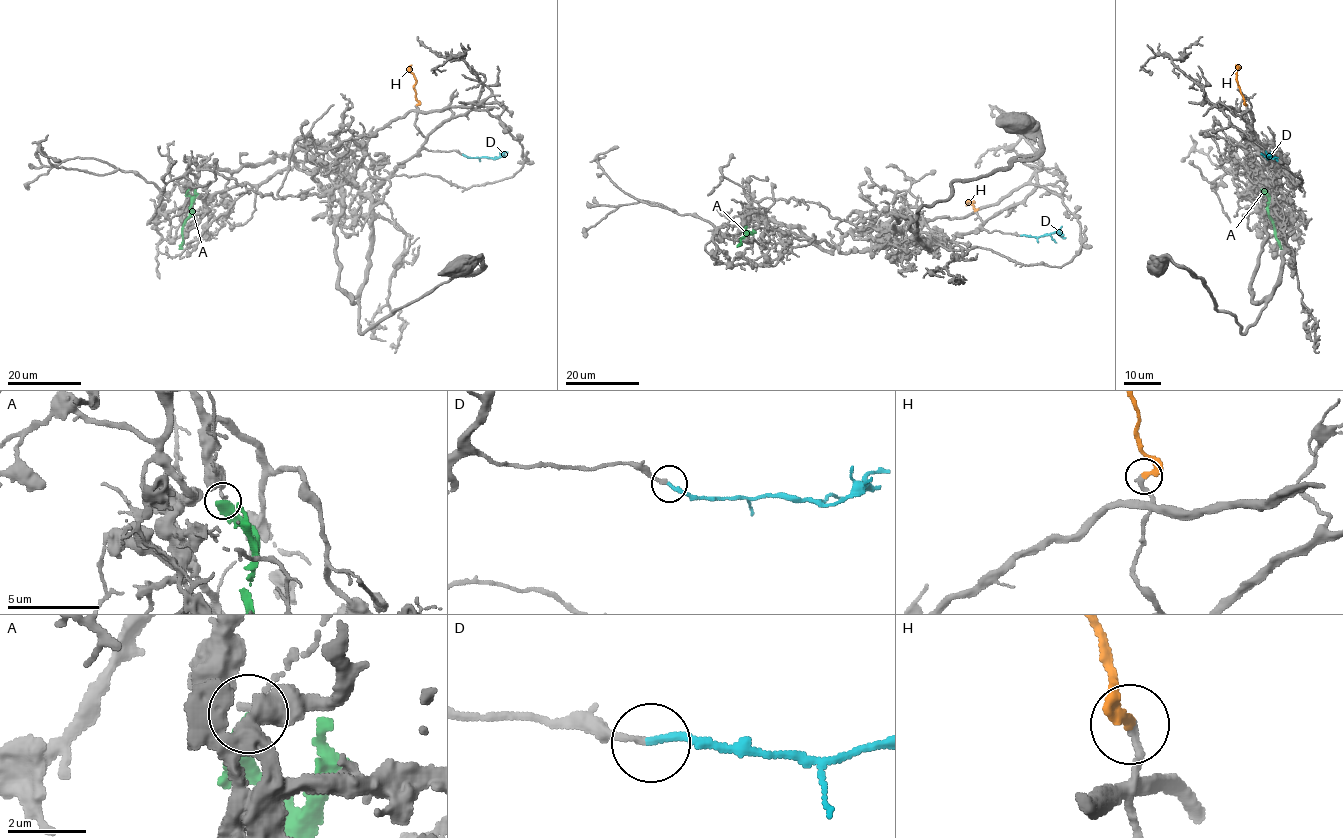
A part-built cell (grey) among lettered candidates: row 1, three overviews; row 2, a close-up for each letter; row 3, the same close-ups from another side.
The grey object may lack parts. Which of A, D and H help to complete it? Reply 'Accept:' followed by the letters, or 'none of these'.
Accept: D, H

